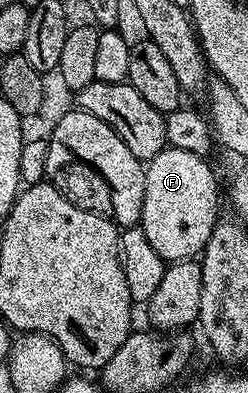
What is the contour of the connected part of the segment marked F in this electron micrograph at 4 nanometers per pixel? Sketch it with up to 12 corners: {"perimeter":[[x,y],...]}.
{"perimeter":[[167,145],[145,164],[144,237],[194,259],[220,218],[207,160]]}

